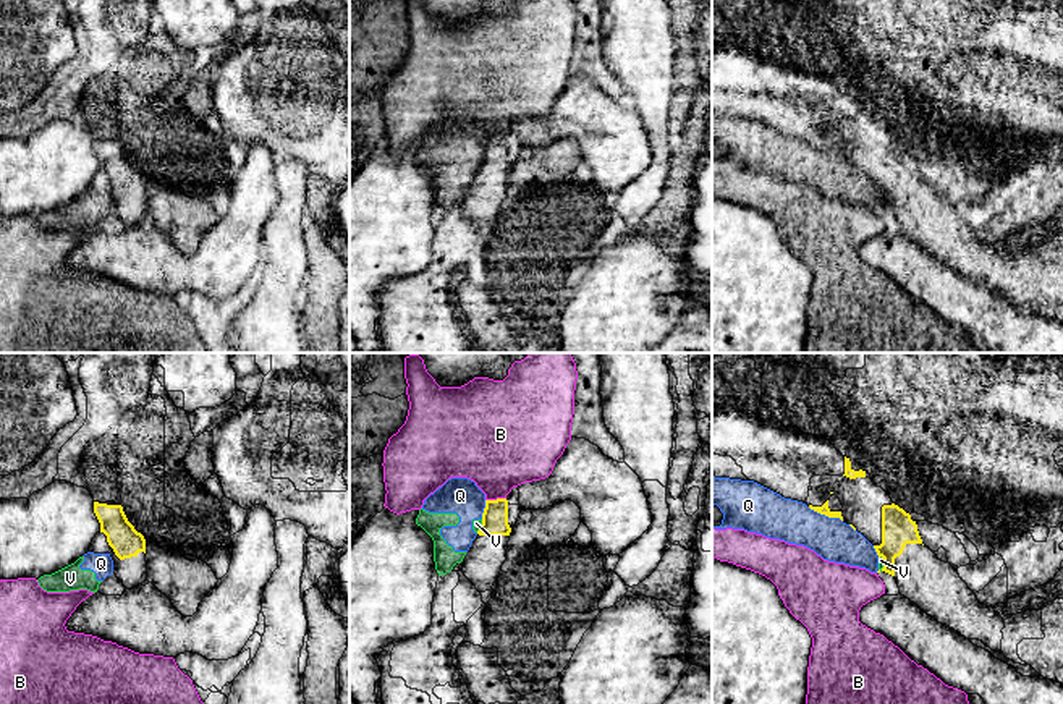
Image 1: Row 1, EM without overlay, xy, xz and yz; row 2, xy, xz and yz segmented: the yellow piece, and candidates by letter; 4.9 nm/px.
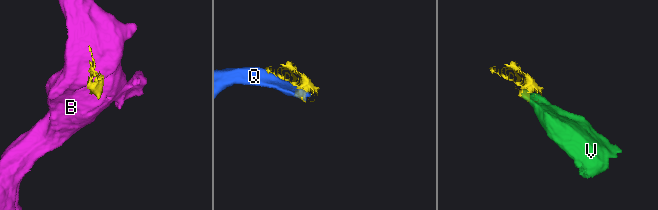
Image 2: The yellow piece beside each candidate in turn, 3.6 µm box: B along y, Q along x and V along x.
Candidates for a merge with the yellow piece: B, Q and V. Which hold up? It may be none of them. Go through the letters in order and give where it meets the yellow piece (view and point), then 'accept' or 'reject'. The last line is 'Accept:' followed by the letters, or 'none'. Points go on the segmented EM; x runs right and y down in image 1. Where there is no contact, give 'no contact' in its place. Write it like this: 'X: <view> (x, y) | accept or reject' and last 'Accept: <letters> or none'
B: xz (497, 499) | reject
Q: yz (825, 515) | reject
V: yz (884, 564) | reject
Accept: none

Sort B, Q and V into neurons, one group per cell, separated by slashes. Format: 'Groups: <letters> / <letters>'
Groups: B / Q V

